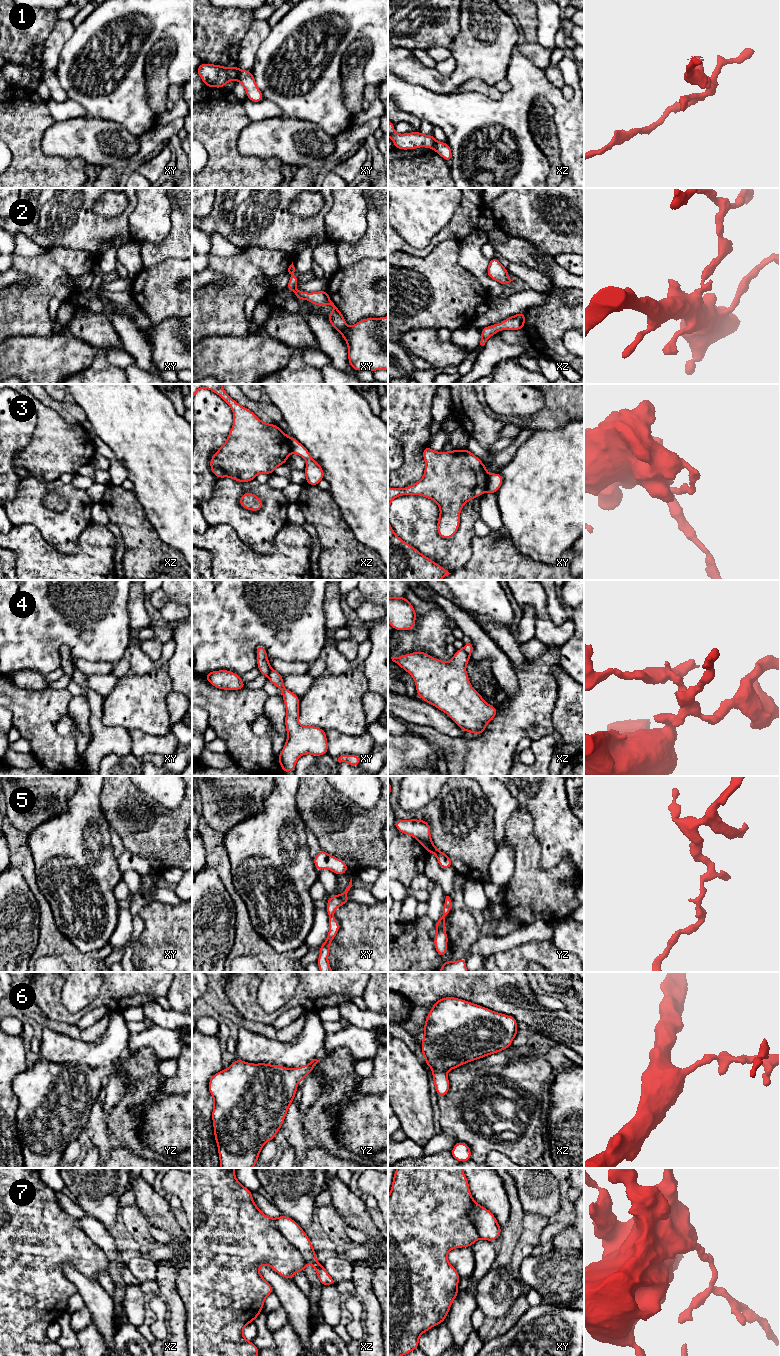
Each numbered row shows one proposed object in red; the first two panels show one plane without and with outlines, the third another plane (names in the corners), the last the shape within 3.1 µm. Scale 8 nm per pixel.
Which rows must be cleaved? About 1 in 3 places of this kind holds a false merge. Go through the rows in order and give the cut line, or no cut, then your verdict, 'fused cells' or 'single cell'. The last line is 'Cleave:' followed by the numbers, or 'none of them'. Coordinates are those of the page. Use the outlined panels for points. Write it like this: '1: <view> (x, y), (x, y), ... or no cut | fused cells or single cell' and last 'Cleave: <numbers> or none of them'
1: xy (240, 69), (236, 79) | fused cells
2: no cut | single cell
3: xy (488, 474), (485, 490) | fused cells
4: xy (270, 667), (267, 676) | fused cells
5: no cut | single cell
6: no cut | single cell
7: no cut | single cell
Cleave: 1, 3, 4

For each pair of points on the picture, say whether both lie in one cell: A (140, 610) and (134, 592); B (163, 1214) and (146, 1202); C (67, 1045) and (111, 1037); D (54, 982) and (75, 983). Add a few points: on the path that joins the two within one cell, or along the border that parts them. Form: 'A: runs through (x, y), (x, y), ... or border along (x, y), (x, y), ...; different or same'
A: runs through (136, 606), (136, 596); same
B: runs through (159, 1212), (150, 1203); same
C: runs through (78, 1048), (100, 1048); same
D: border along (63, 982), (61, 1001), (65, 1006); different

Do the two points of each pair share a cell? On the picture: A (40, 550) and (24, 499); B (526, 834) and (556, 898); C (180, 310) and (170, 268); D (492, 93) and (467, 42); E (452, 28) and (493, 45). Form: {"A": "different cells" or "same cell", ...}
{"A": "different cells", "B": "same cell", "C": "same cell", "D": "different cells", "E": "different cells"}

